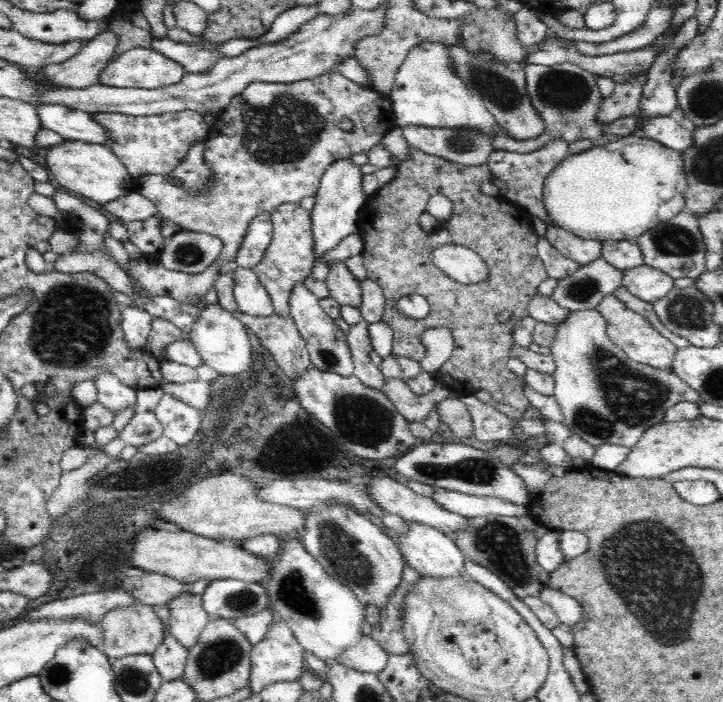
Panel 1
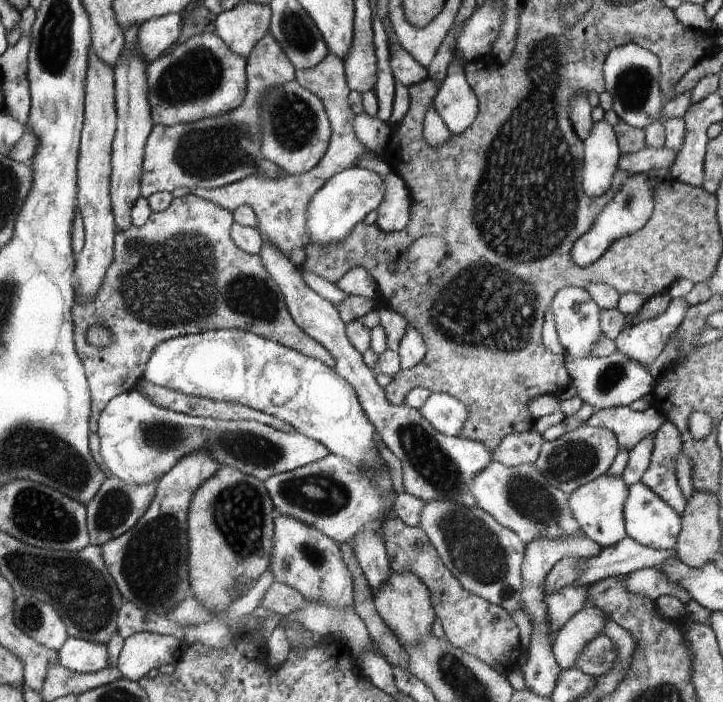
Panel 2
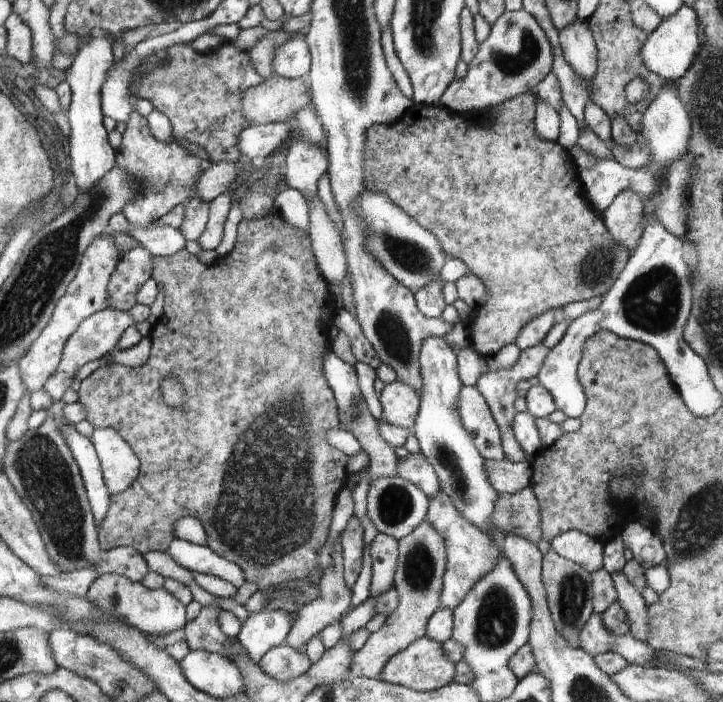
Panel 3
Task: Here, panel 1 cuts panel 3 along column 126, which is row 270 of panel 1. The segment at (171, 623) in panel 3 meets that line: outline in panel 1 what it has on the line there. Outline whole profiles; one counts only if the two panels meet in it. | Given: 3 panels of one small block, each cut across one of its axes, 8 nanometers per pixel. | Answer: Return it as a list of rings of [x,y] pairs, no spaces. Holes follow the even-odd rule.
[[[601,257],[582,265],[574,276],[558,280],[551,297],[570,312],[596,309],[604,296],[623,285],[622,277],[624,271]]]

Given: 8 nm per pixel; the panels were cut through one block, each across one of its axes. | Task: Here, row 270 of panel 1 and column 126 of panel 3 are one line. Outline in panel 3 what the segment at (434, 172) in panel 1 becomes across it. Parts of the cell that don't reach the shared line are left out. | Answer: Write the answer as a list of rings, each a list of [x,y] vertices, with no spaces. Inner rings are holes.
[[[274,209],[264,218],[243,219],[238,226],[238,238],[234,249],[229,254],[219,257],[210,266],[201,264],[196,255],[190,254],[185,249],[168,258],[153,256],[151,279],[157,284],[162,284],[164,314],[151,328],[149,336],[152,340],[152,350],[148,361],[140,367],[128,367],[117,363],[100,367],[80,382],[78,392],[79,402],[82,402],[86,409],[86,421],[93,428],[114,428],[130,444],[141,465],[140,474],[130,488],[121,494],[109,496],[110,505],[106,518],[97,527],[99,548],[107,551],[126,545],[136,548],[141,554],[167,551],[174,539],[172,536],[174,524],[182,518],[193,517],[200,520],[200,524],[204,526],[210,550],[242,568],[248,583],[255,583],[259,589],[275,587],[294,580],[308,580],[317,584],[321,580],[318,556],[330,531],[336,498],[340,490],[347,486],[348,472],[347,457],[340,450],[330,446],[326,438],[326,432],[329,432],[330,428],[340,426],[337,403],[322,372],[322,360],[328,354],[326,348],[330,347],[326,328],[332,323],[330,318],[336,305],[332,302],[328,284],[320,278],[314,266],[311,239],[306,238],[304,232],[292,228]],[[171,374],[184,388],[182,408],[170,408],[164,402],[160,384]]]

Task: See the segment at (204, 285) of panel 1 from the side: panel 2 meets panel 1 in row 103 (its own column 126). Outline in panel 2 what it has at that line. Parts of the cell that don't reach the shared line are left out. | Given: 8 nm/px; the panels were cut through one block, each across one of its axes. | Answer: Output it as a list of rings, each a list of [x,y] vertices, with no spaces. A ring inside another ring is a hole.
[[[195,194],[186,195],[183,197],[173,198],[170,206],[162,212],[153,212],[150,218],[140,227],[130,226],[126,230],[117,230],[116,236],[114,236],[114,260],[108,272],[104,274],[104,280],[102,280],[102,288],[100,292],[94,296],[94,300],[88,300],[90,296],[84,294],[78,294],[78,278],[73,278],[73,285],[75,290],[75,302],[71,310],[72,322],[74,323],[74,344],[78,358],[84,365],[88,386],[91,392],[91,414],[90,414],[90,432],[97,432],[98,420],[102,414],[102,410],[106,408],[106,405],[115,396],[119,394],[134,391],[138,386],[138,381],[144,377],[144,370],[149,360],[151,352],[154,352],[154,348],[160,344],[160,342],[168,340],[170,338],[176,338],[182,335],[193,335],[199,332],[213,331],[216,329],[238,329],[254,333],[255,335],[266,338],[266,340],[273,340],[282,346],[291,348],[298,351],[304,356],[315,358],[320,360],[328,366],[328,368],[334,368],[335,360],[330,354],[329,350],[326,350],[317,340],[314,340],[311,336],[308,336],[304,330],[298,328],[298,325],[292,320],[290,312],[288,312],[288,306],[284,300],[284,296],[280,290],[280,286],[276,284],[276,281],[270,276],[270,273],[264,268],[264,262],[260,258],[260,254],[250,254],[244,252],[241,248],[238,248],[232,238],[230,238],[231,226],[235,220],[233,219],[233,212],[220,208],[217,204],[210,202],[204,198],[200,198]],[[90,326],[102,326],[102,328],[108,328],[110,334],[112,334],[112,344],[106,346],[106,348],[94,348],[86,342],[86,330]]]

